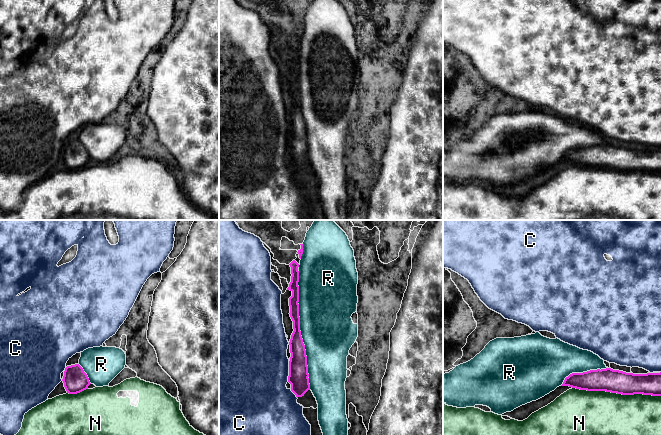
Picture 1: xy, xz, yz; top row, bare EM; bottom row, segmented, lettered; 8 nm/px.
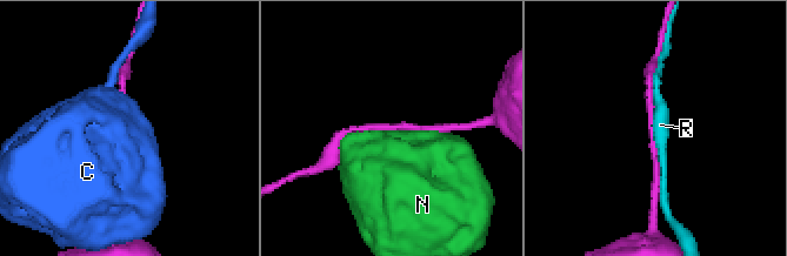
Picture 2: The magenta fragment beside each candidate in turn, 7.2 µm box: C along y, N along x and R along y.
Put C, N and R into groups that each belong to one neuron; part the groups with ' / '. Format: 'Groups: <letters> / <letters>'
Groups: C / N / R

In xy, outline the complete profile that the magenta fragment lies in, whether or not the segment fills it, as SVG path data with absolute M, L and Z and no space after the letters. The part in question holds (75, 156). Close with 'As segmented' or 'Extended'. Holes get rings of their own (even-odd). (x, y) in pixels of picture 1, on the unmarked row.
M79 140L67 142L62 155L64 163L69 170L77 170L91 160L87 150Z. As segmented

